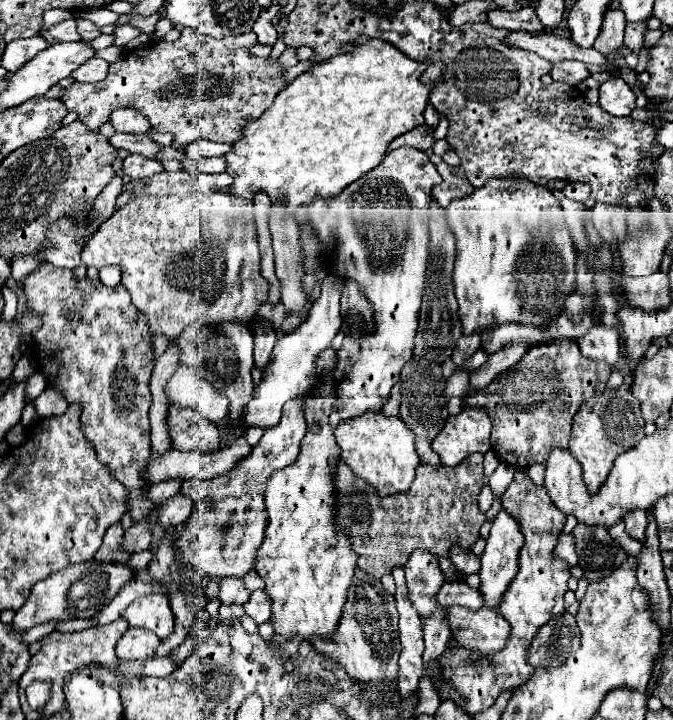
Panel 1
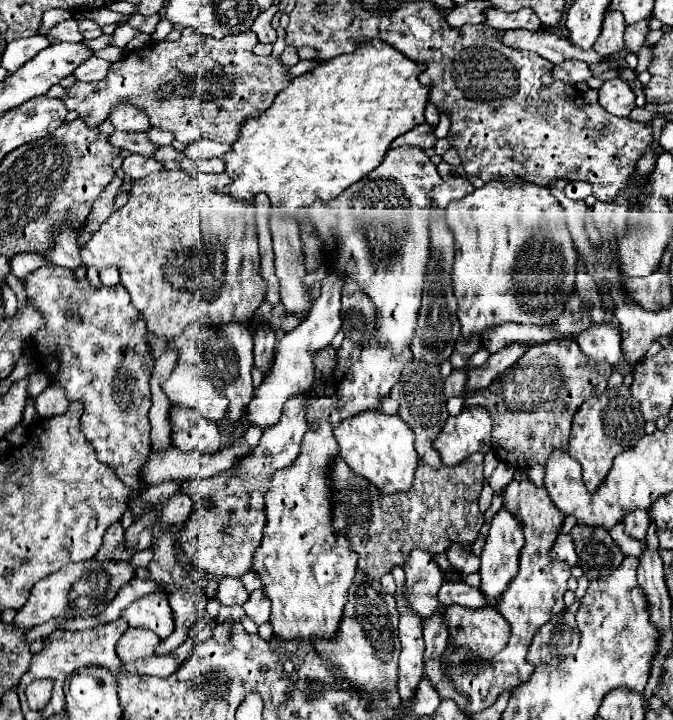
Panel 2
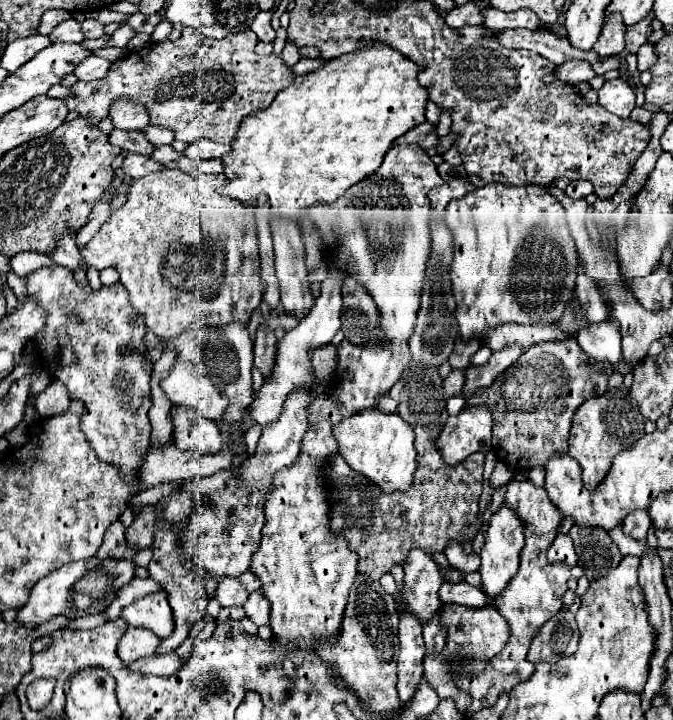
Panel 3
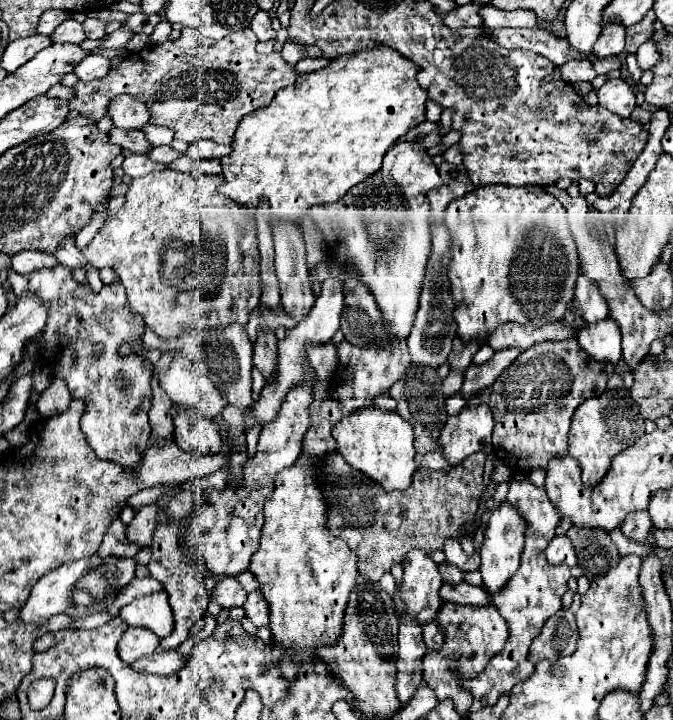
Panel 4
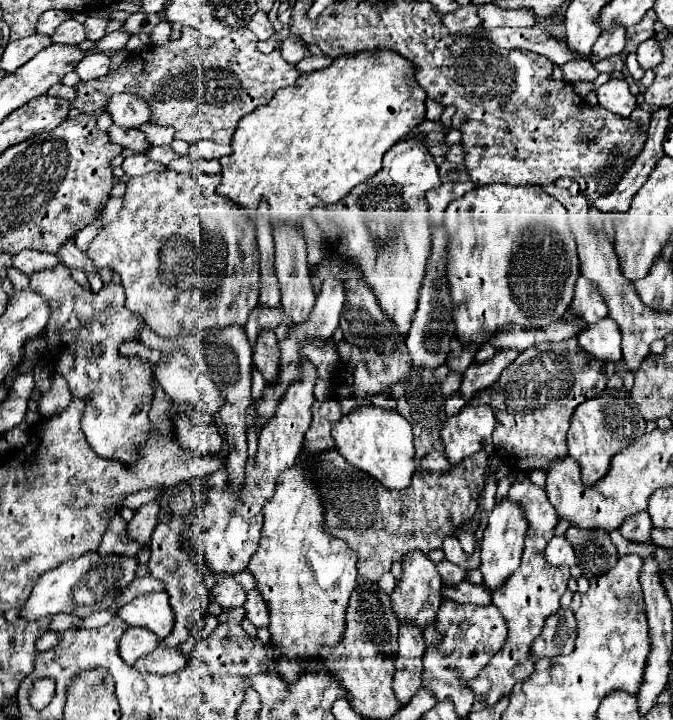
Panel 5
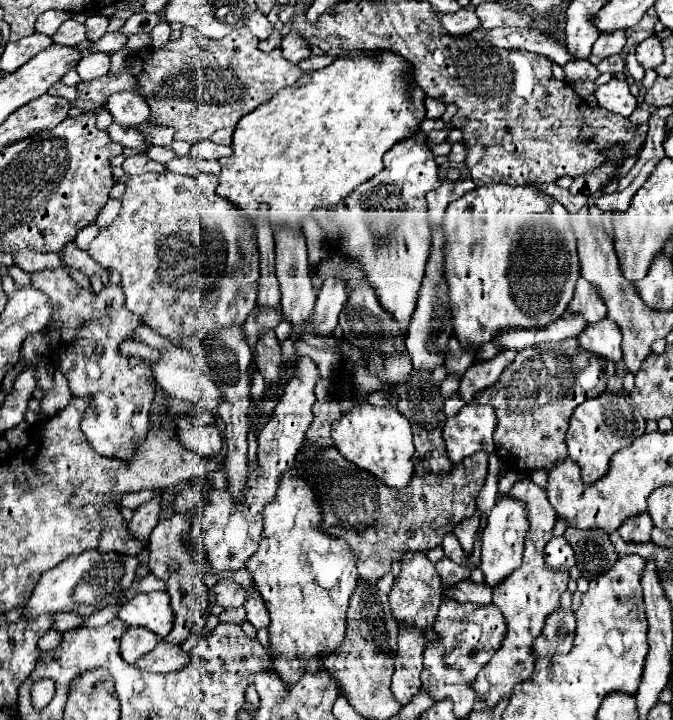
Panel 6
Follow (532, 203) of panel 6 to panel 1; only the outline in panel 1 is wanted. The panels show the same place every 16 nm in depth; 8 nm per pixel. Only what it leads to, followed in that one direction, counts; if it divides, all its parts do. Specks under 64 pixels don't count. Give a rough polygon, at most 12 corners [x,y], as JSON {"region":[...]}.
{"region":[[522,178],[452,200],[464,334],[544,326],[576,282],[562,206]]}

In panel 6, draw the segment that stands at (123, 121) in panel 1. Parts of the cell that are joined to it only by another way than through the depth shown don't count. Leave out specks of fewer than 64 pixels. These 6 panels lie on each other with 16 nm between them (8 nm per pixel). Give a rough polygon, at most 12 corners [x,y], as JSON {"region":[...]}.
{"region":[[118,92],[106,110],[126,128],[144,124],[150,108],[140,96]]}

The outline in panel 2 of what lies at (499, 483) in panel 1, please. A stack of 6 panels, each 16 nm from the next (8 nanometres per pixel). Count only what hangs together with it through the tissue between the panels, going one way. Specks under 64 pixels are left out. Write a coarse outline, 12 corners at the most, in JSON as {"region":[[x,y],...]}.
{"region":[[499,462],[489,478],[494,493],[507,488],[514,468]]}

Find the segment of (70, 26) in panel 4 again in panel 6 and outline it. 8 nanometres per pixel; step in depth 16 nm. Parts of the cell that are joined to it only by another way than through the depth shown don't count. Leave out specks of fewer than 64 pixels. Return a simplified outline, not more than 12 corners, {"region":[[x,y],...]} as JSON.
{"region":[[62,22],[52,42],[78,46],[86,40],[84,24]]}

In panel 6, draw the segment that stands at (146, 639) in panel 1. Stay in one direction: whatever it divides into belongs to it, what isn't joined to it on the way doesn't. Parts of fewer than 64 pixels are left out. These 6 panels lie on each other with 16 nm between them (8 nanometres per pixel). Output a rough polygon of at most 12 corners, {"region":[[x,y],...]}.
{"region":[[128,628],[120,656],[134,664],[152,652],[158,636],[144,628]]}

